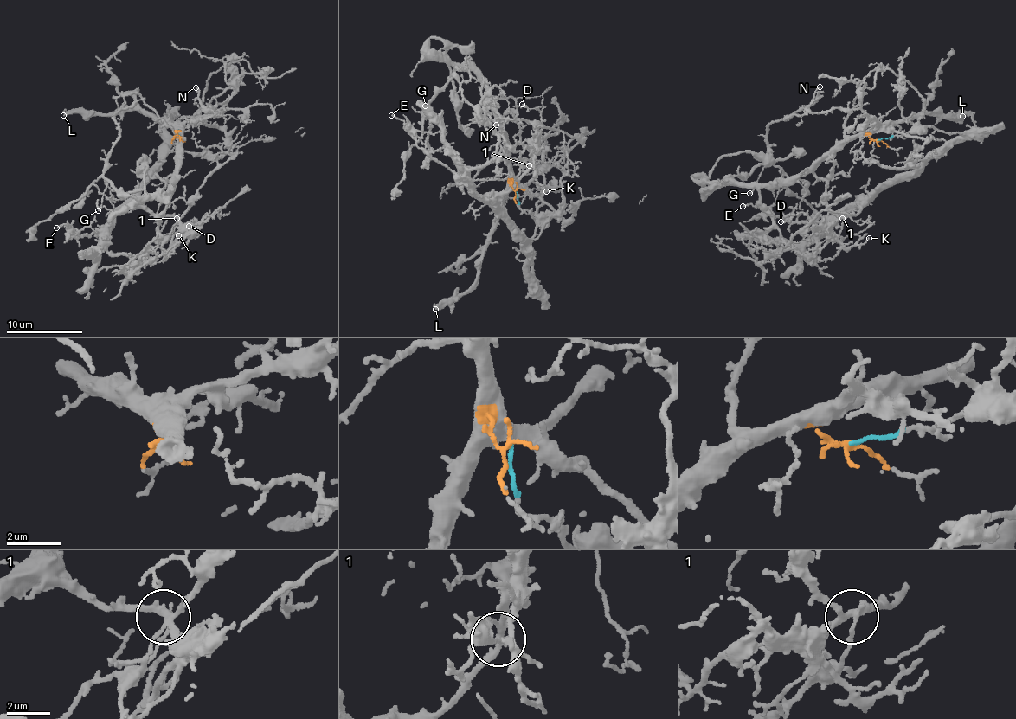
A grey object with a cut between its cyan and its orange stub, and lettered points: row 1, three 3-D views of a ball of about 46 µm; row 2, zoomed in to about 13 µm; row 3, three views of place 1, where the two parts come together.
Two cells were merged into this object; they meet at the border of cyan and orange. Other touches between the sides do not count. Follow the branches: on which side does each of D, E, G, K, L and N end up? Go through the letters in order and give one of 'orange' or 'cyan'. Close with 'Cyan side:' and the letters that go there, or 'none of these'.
D: cyan
E: cyan
G: orange
K: cyan
L: orange
N: orange
Cyan side: D, E, K

